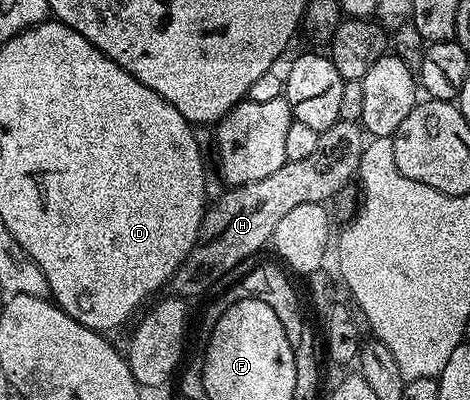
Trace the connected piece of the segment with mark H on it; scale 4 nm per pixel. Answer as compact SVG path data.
M336 122L331 124L319 134L319 148L311 152L311 156L306 156L304 160L286 162L283 168L271 172L267 180L255 180L255 184L243 184L226 189L225 195L217 203L210 205L205 211L201 221L201 231L197 237L198 243L193 247L193 251L183 260L183 264L174 272L171 279L171 286L180 297L192 300L196 294L201 294L204 290L209 290L224 274L229 274L240 262L248 260L252 254L257 254L261 249L270 245L275 224L291 212L291 208L299 208L299 204L325 204L328 198L333 198L349 181L358 177L361 168L361 154L365 151L367 138L362 127L355 122Z

